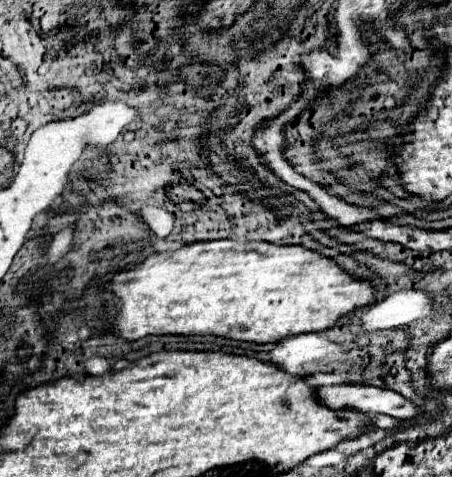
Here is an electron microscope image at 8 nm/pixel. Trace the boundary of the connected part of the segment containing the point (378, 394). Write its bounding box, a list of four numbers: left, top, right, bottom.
[316,386,424,418]

